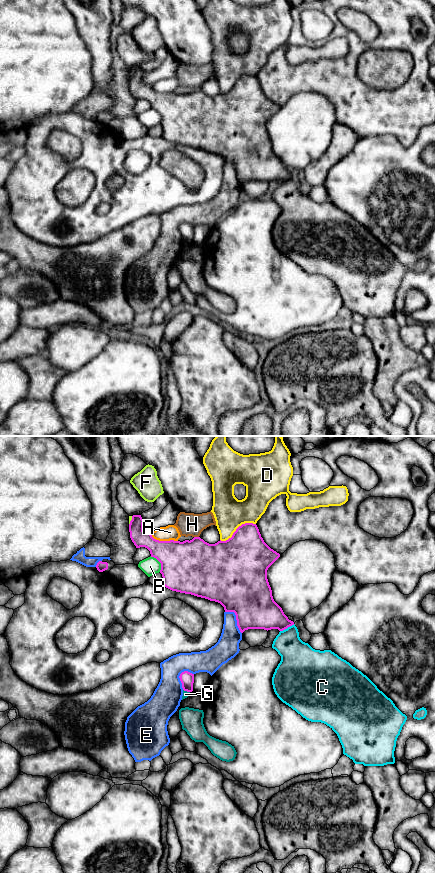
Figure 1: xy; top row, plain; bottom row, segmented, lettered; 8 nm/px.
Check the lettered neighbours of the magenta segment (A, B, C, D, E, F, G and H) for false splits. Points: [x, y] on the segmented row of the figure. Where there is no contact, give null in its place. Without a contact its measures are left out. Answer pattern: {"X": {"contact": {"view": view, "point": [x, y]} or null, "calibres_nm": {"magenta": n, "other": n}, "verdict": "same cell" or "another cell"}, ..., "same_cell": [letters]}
{"A": {"contact": {"view": "xy", "point": [163, 541]}, "calibres_nm": {"magenta": 360, "other": 120}, "verdict": "another cell"}, "B": {"contact": {"view": "xy", "point": [159, 561]}, "calibres_nm": {"magenta": 420, "other": 140}, "verdict": "another cell"}, "C": {"contact": {"view": "xy", "point": [287, 627]}, "calibres_nm": {"magenta": 280, "other": 260}, "verdict": "another cell"}, "D": {"contact": {"view": "xy", "point": [236, 529]}, "calibres_nm": {"magenta": 400, "other": 260}, "verdict": "another cell"}, "E": {"contact": {"view": "xy", "point": [236, 619]}, "calibres_nm": {"magenta": 400, "other": 190}, "verdict": "another cell"}, "F": {"contact": {"view": "xy", "point": [131, 520]}, "calibres_nm": {"magenta": 130, "other": 30}, "verdict": "another cell"}, "G": {"contact": {"view": "xy", "point": [186, 690]}, "calibres_nm": {"magenta": 110, "other": 50}, "verdict": "another cell"}, "H": {"contact": {"view": "xy", "point": [196, 537]}, "calibres_nm": {"magenta": 440, "other": 190}, "verdict": "another cell"}, "same_cell": []}

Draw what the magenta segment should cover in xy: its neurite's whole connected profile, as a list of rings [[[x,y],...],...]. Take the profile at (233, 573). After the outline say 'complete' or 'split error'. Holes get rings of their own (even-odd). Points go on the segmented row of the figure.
[[[133,515],[129,524],[130,538],[136,548],[145,547],[151,557],[161,563],[162,585],[185,594],[220,603],[225,612],[234,612],[241,633],[248,629],[278,629],[283,631],[294,625],[274,601],[267,579],[268,568],[280,557],[261,537],[256,524],[239,526],[226,541],[209,544],[200,537],[192,540],[159,541],[143,531],[141,515]]]; complete

